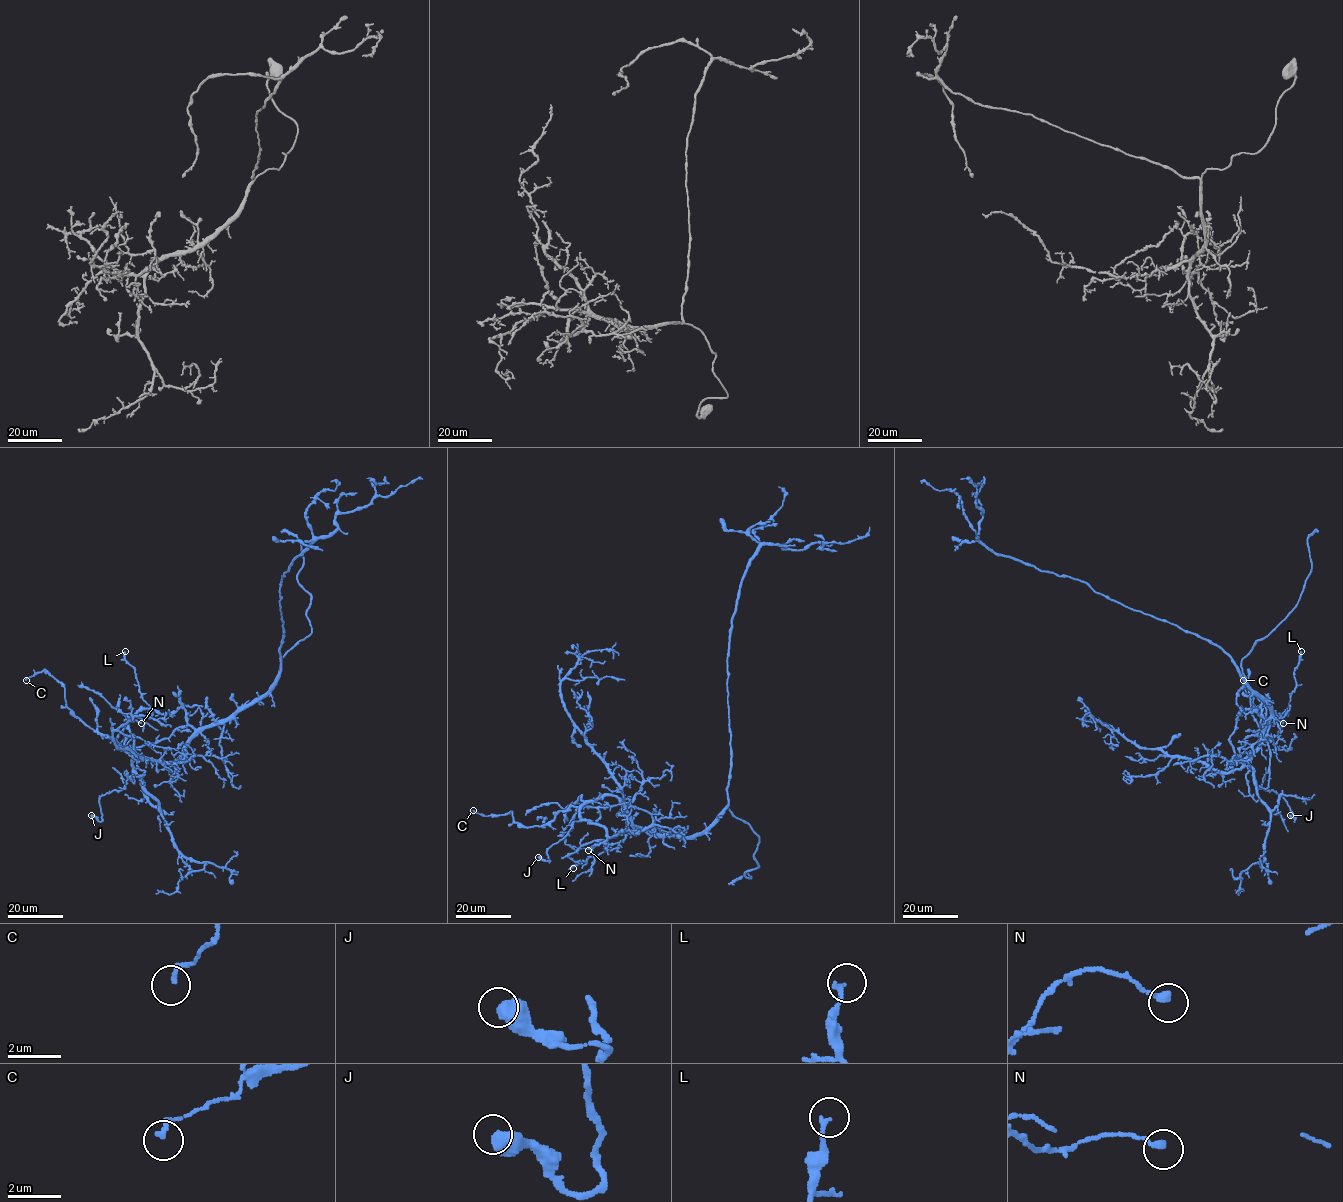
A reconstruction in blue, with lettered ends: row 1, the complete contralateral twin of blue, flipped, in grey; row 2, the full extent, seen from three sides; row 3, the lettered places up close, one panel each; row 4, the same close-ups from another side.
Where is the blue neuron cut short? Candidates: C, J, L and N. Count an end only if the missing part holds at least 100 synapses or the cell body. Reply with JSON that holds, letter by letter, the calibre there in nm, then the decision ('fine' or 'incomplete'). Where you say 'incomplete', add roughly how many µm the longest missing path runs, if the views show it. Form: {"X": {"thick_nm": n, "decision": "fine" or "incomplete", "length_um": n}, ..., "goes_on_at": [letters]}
{"C": {"thick_nm": 160, "decision": "fine"}, "J": {"thick_nm": 650, "decision": "fine"}, "L": {"thick_nm": 160, "decision": "fine"}, "N": {"thick_nm": 240, "decision": "fine"}, "goes_on_at": []}

